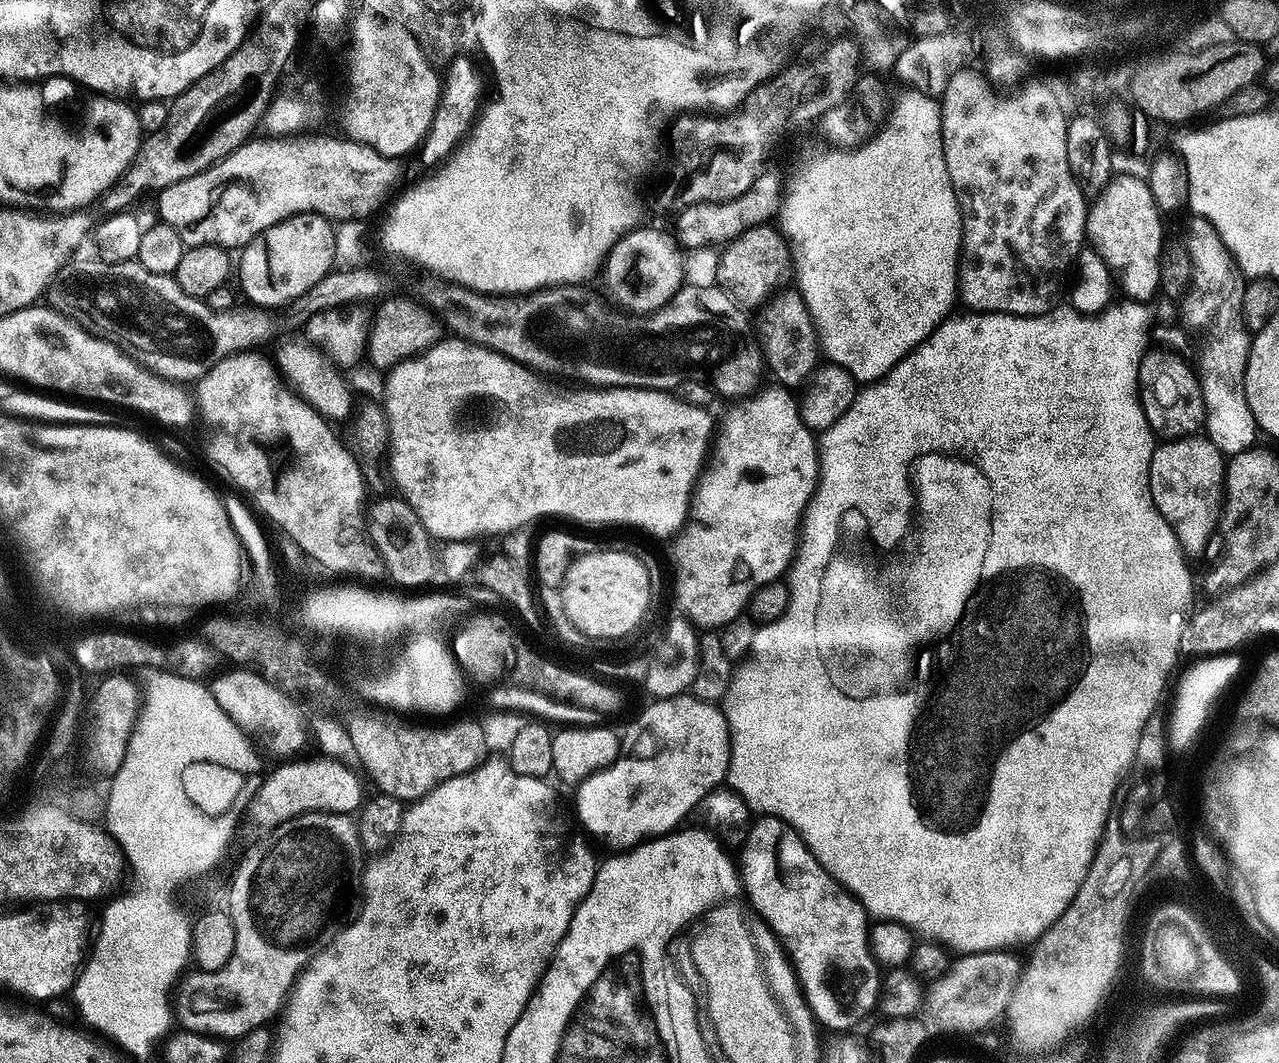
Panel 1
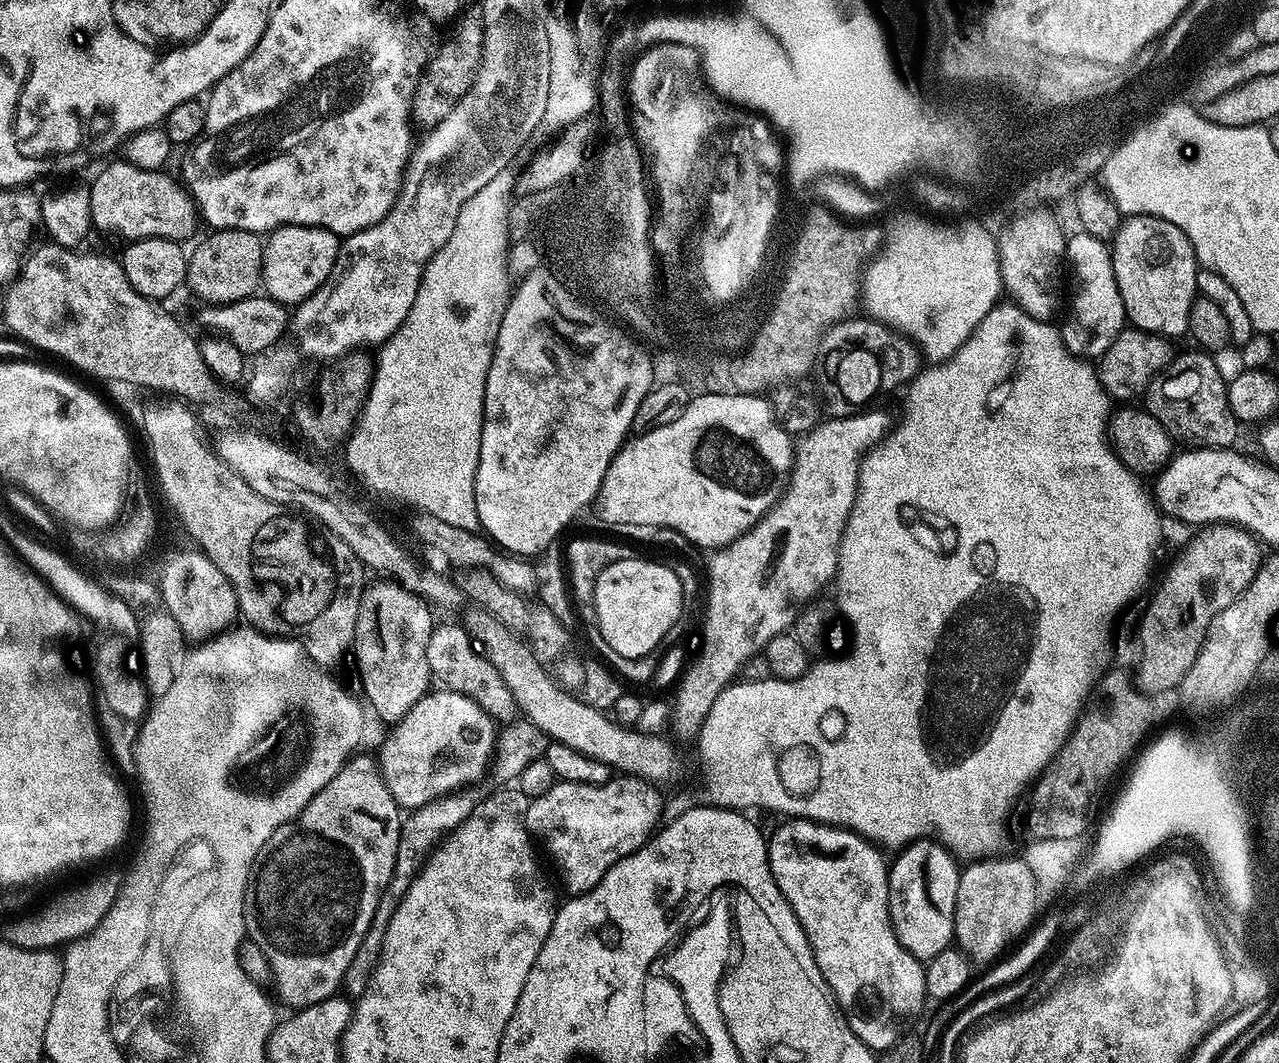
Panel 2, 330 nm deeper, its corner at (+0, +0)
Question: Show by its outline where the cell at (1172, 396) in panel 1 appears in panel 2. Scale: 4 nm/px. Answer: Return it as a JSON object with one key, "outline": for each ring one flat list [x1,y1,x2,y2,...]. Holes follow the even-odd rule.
{"outline":[[1195,351,1184,352,1181,356,1180,353,1173,355,1172,361,1155,378,1149,380,1142,396,1143,407,1151,416,1158,418,1158,422,1162,422,1173,441,1180,443,1181,440,1184,443,1181,445,1194,448,1232,448,1235,445,1238,421,1230,410,1226,376,1220,373,1219,366,1212,361,1215,359,1209,353]]}

